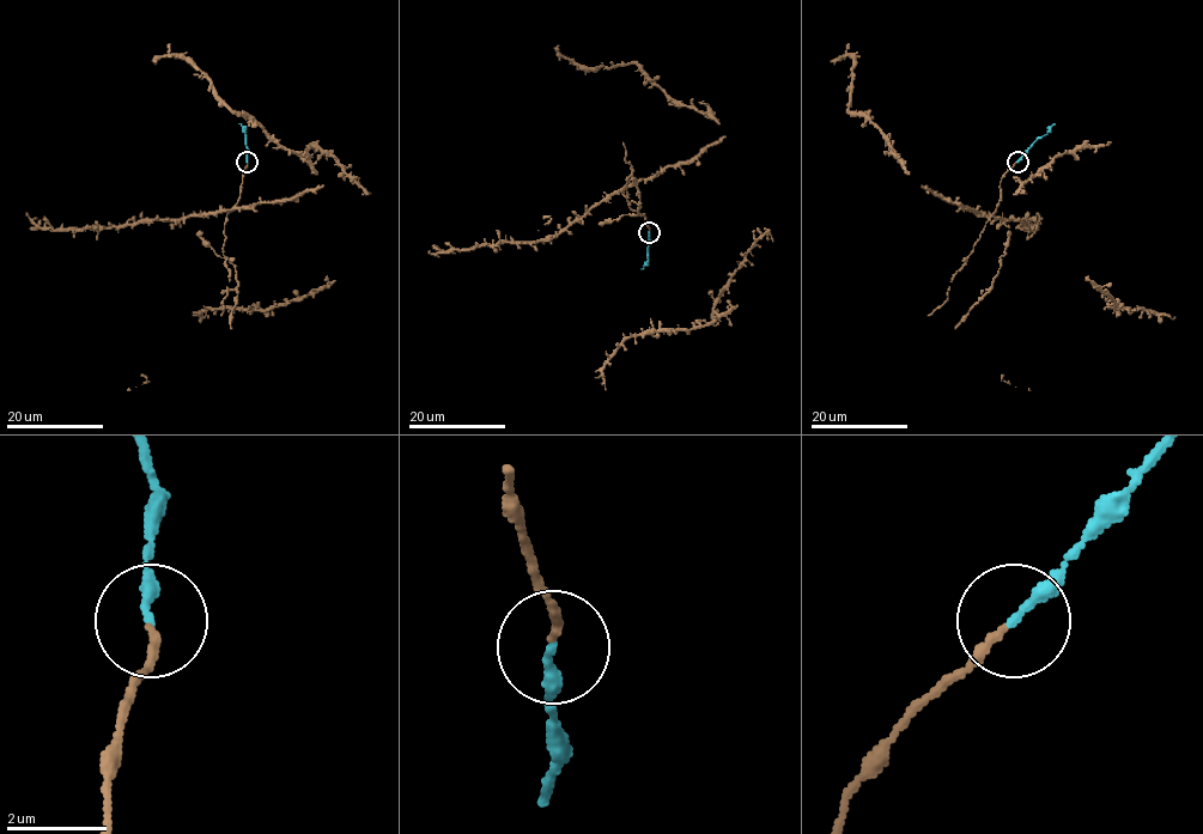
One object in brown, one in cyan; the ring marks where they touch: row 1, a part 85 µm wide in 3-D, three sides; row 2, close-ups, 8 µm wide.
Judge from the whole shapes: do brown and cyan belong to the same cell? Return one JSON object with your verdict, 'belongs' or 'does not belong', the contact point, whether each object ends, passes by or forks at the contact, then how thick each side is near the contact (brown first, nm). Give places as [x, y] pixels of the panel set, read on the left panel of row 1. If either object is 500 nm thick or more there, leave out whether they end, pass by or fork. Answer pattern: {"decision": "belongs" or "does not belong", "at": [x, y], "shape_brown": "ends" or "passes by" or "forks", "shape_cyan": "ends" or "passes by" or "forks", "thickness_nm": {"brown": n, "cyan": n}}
{"decision": "belongs", "at": [247, 162], "shape_brown": "ends", "shape_cyan": "ends", "thickness_nm": {"brown": 170, "cyan": 200}}

